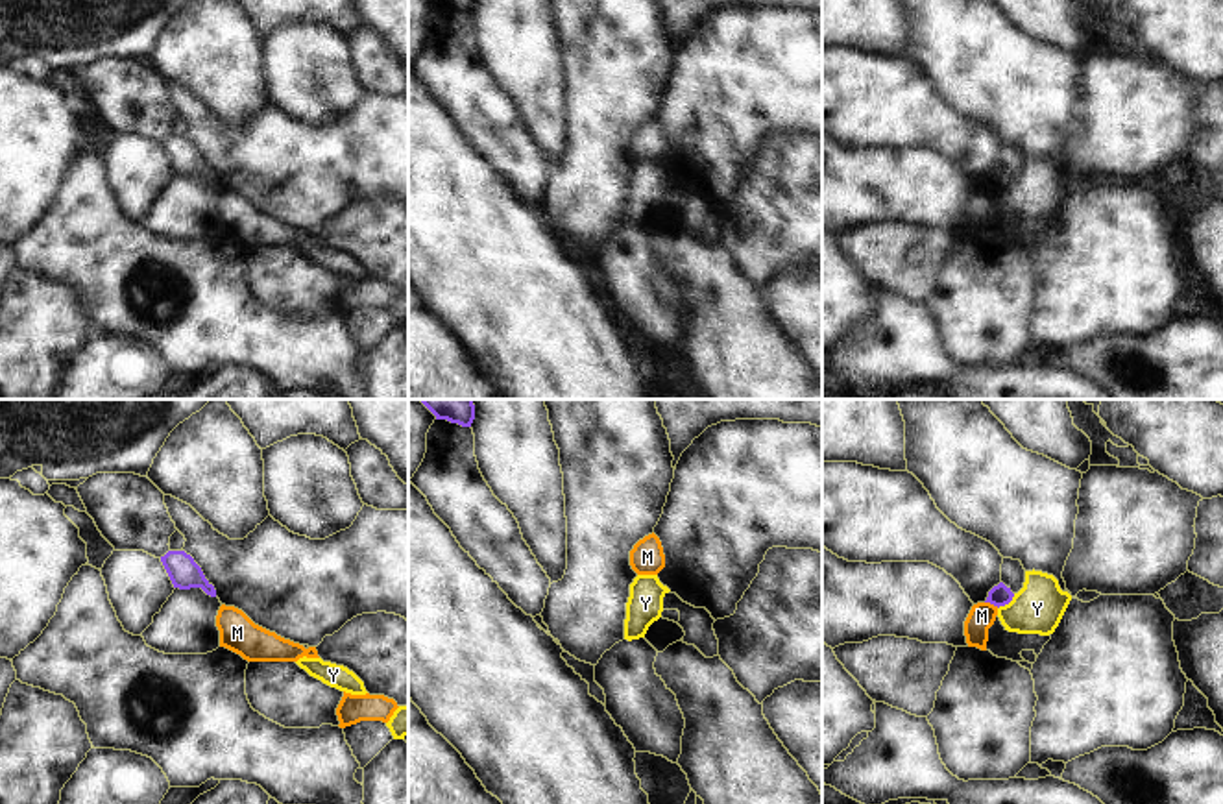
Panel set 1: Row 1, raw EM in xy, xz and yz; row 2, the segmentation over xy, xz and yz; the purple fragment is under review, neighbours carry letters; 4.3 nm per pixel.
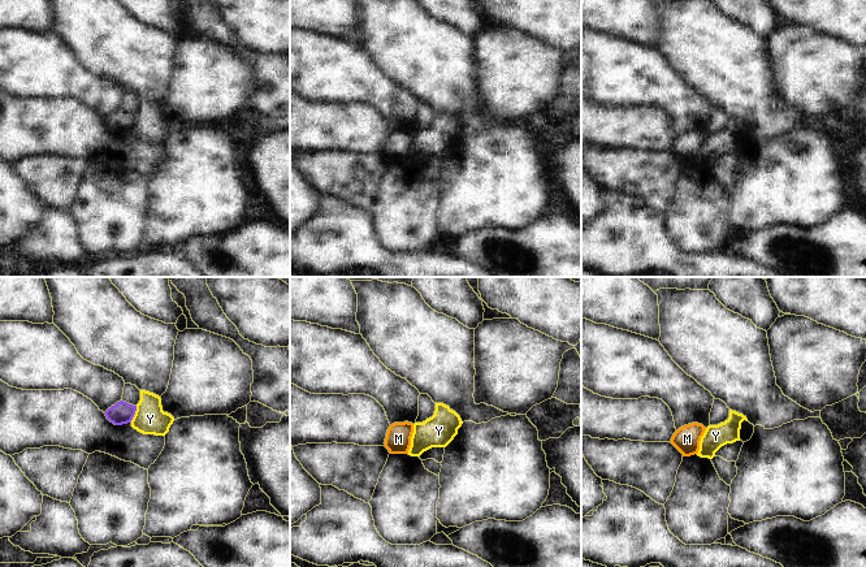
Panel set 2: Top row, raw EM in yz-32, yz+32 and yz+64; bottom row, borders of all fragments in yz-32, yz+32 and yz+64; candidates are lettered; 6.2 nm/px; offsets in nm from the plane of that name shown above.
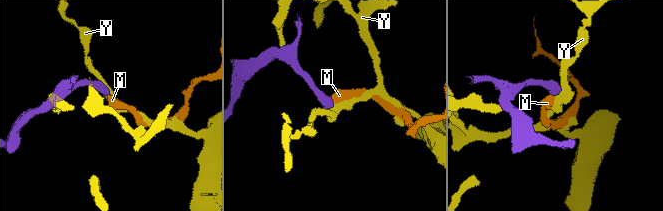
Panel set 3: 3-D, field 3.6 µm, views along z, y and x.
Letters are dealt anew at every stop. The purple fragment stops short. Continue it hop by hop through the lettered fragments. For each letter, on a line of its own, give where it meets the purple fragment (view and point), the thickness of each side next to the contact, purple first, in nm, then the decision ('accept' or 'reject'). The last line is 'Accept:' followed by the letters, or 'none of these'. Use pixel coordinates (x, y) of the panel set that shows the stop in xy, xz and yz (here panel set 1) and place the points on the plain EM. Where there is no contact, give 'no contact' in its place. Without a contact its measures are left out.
M: contact yz (992, 189); calibres 90 and 120 nm; reject
Y: contact yz (1007, 189); calibres 90 and 220 nm; reject
Accept: none of these

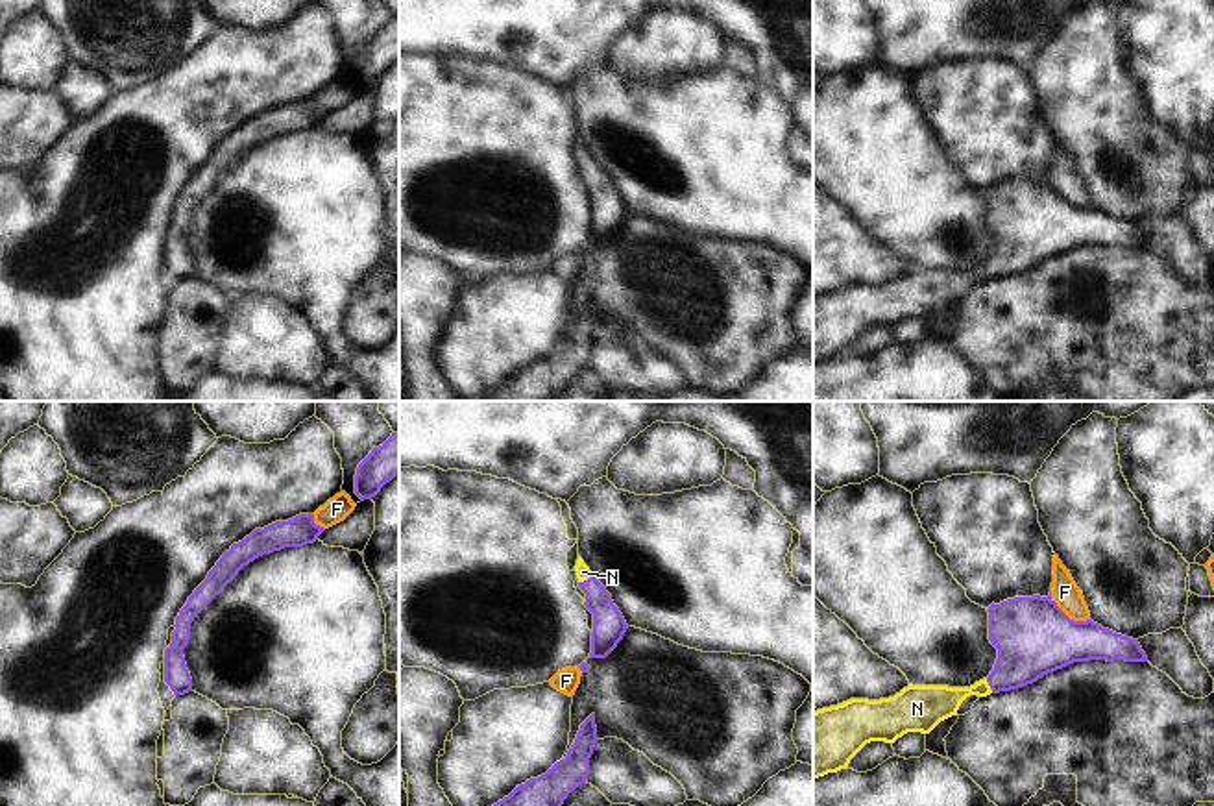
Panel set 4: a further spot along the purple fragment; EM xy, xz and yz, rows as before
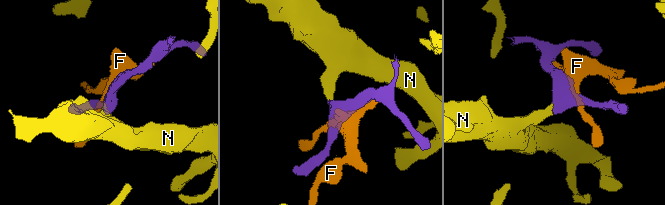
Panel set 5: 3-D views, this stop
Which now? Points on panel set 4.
F: contact yz (1065, 200); calibres 340 and 120 nm; reject
N: contact xz (584, 167); calibres 140 and 60 nm; accept
Accept: N

